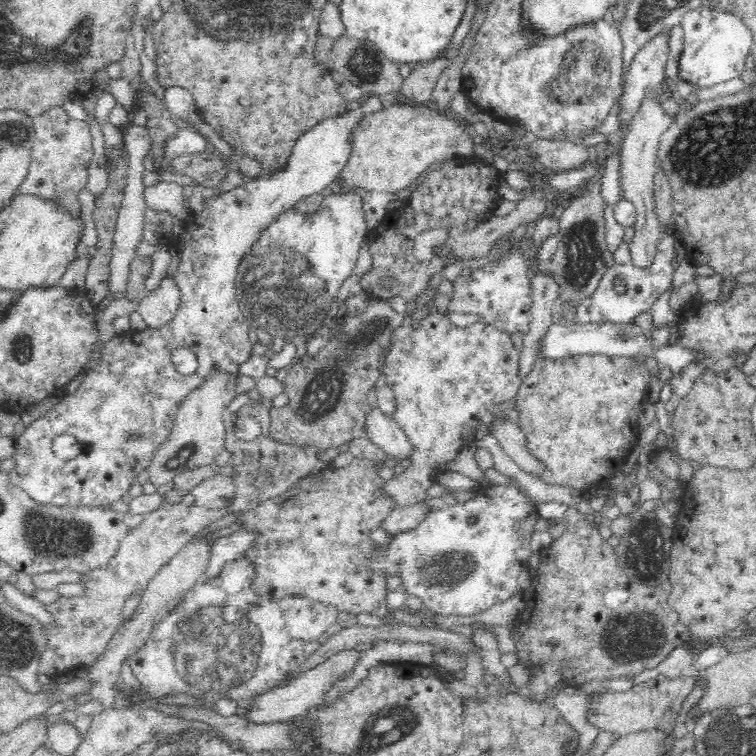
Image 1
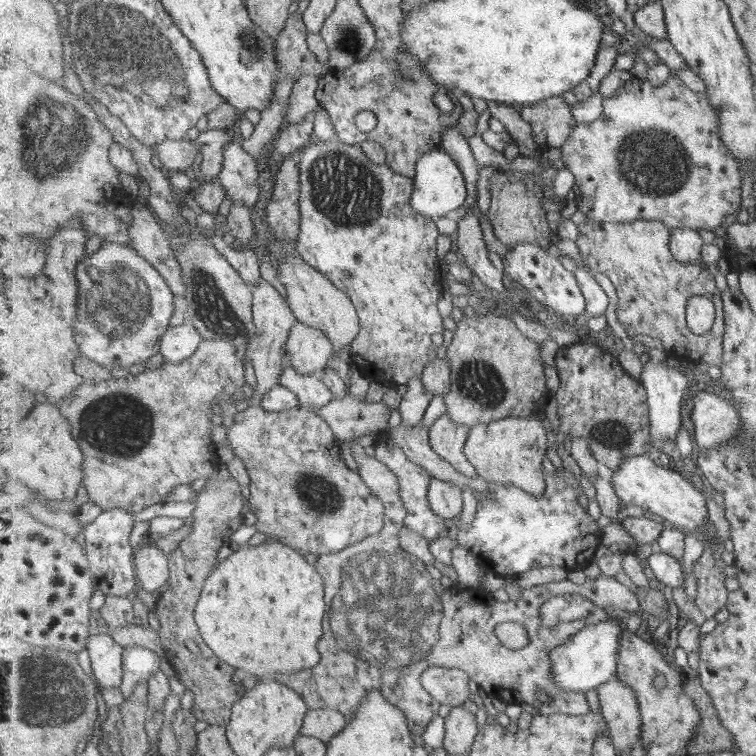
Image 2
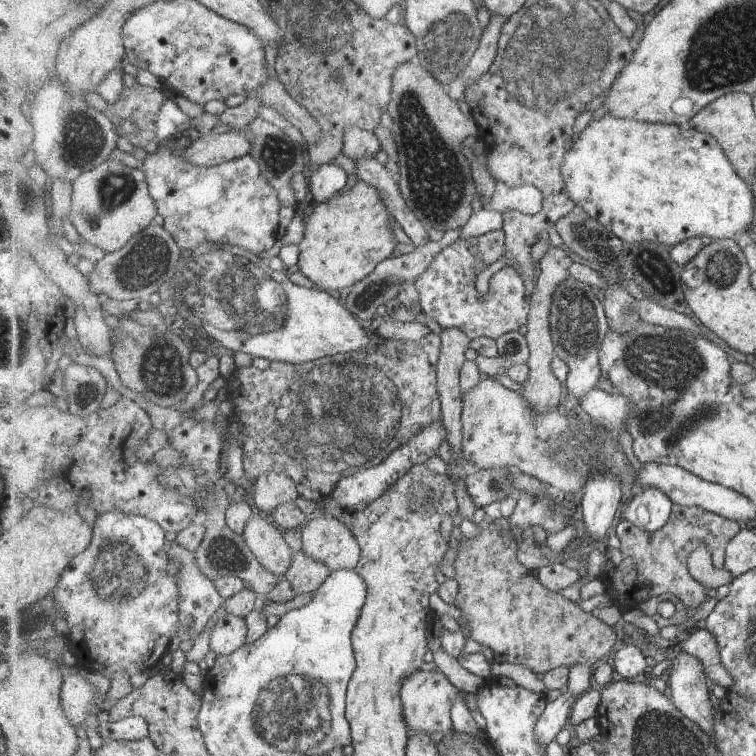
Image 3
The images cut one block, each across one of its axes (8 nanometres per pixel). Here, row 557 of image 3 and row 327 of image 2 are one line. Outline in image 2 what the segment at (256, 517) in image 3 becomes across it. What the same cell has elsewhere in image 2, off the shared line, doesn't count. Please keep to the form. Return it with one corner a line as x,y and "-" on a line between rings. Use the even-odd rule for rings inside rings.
261,278
259,284
252,290
253,293
253,322
257,326
257,333
248,344
244,356
251,360
255,378
259,380
257,384
257,393
259,396
251,398
245,404
247,407
257,407
261,404
263,396
265,396
274,386
281,382
281,374
283,374
283,366
289,363
286,343
289,340
291,329
298,321
295,312
290,308
289,302
283,300
283,296
273,288
273,284

